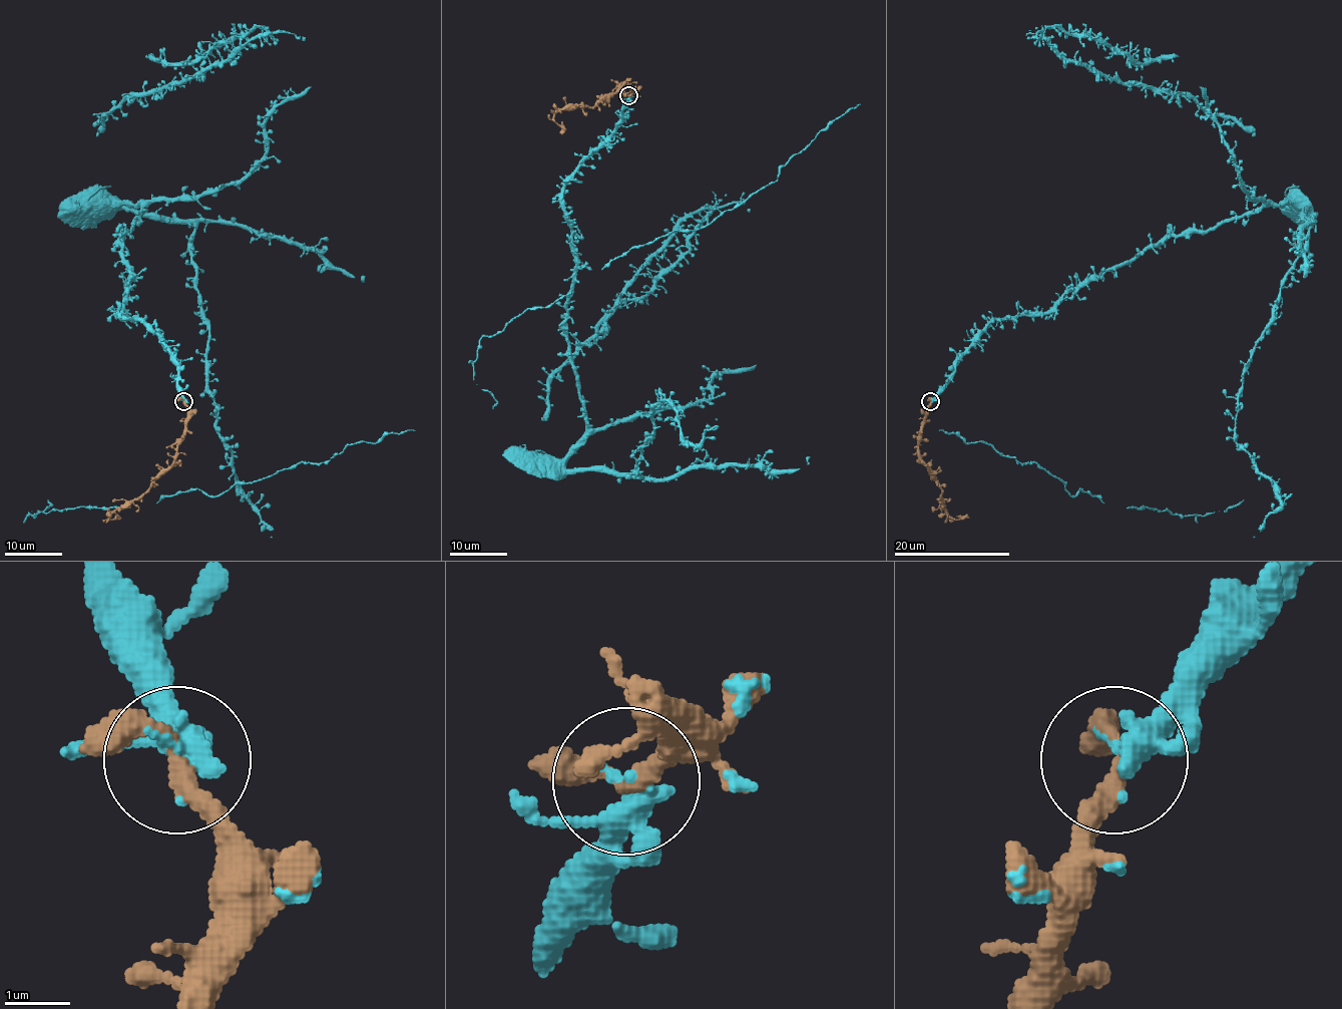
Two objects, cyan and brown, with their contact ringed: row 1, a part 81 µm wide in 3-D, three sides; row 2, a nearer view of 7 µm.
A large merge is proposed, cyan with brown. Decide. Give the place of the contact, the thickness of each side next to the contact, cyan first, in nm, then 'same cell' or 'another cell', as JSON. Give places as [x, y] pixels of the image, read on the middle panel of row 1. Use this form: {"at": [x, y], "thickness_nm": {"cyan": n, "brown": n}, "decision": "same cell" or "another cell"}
{"at": [628, 95], "thickness_nm": {"cyan": 280, "brown": 240}, "decision": "same cell"}

